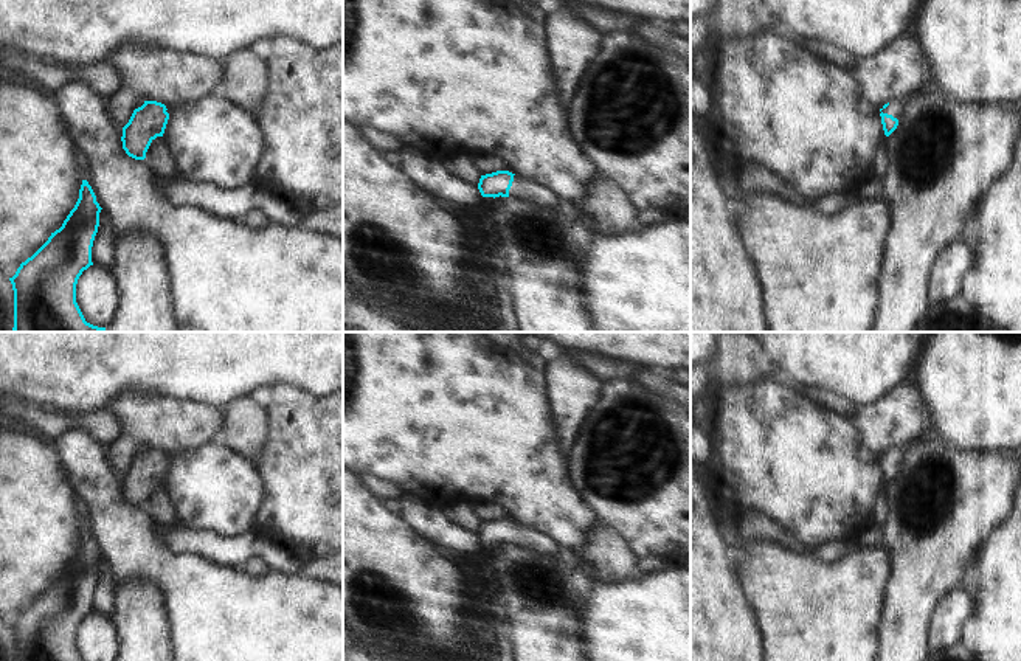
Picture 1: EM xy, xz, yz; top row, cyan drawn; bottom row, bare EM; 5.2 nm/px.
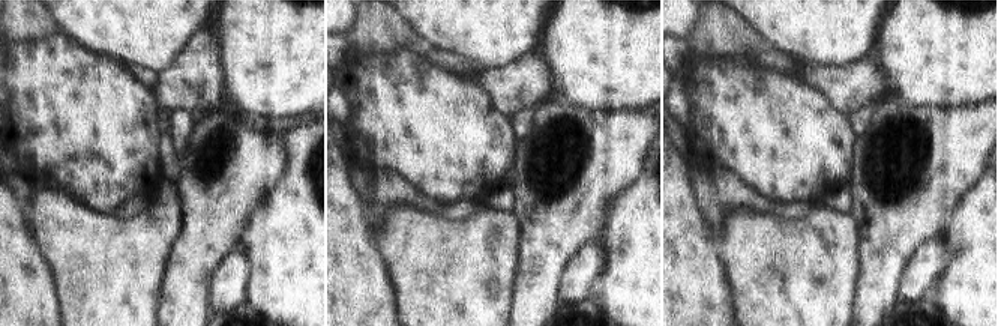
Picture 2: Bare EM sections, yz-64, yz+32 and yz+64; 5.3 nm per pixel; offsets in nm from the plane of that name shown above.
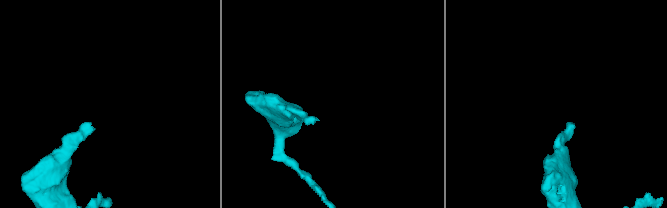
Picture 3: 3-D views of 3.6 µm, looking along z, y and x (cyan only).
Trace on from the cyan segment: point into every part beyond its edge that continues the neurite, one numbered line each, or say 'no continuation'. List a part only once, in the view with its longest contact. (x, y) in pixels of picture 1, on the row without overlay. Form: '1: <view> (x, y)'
1: yz (896, 455)

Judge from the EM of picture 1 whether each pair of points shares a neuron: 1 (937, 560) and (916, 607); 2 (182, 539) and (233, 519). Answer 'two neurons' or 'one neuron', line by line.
1: one neuron
2: two neurons

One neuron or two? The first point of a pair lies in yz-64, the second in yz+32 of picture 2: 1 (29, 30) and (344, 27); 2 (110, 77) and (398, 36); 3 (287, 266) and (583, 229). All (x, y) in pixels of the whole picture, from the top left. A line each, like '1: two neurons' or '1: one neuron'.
1: two neurons
2: two neurons
3: two neurons

